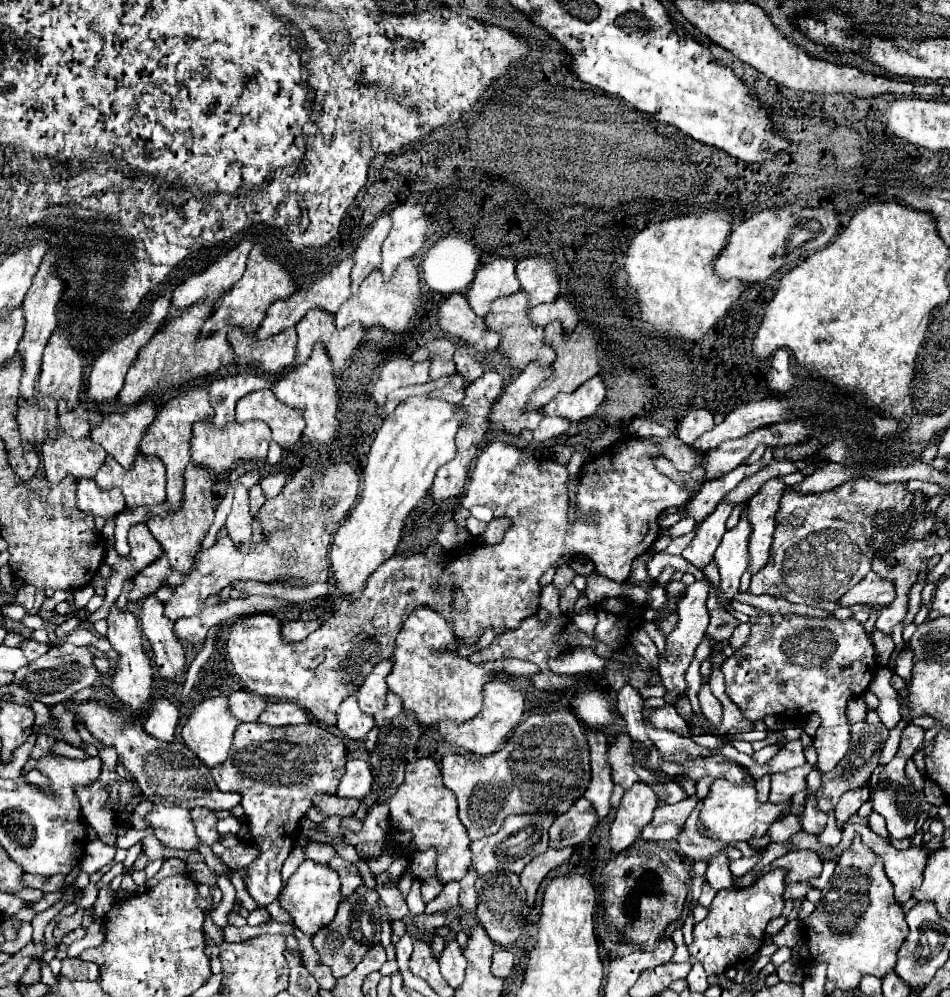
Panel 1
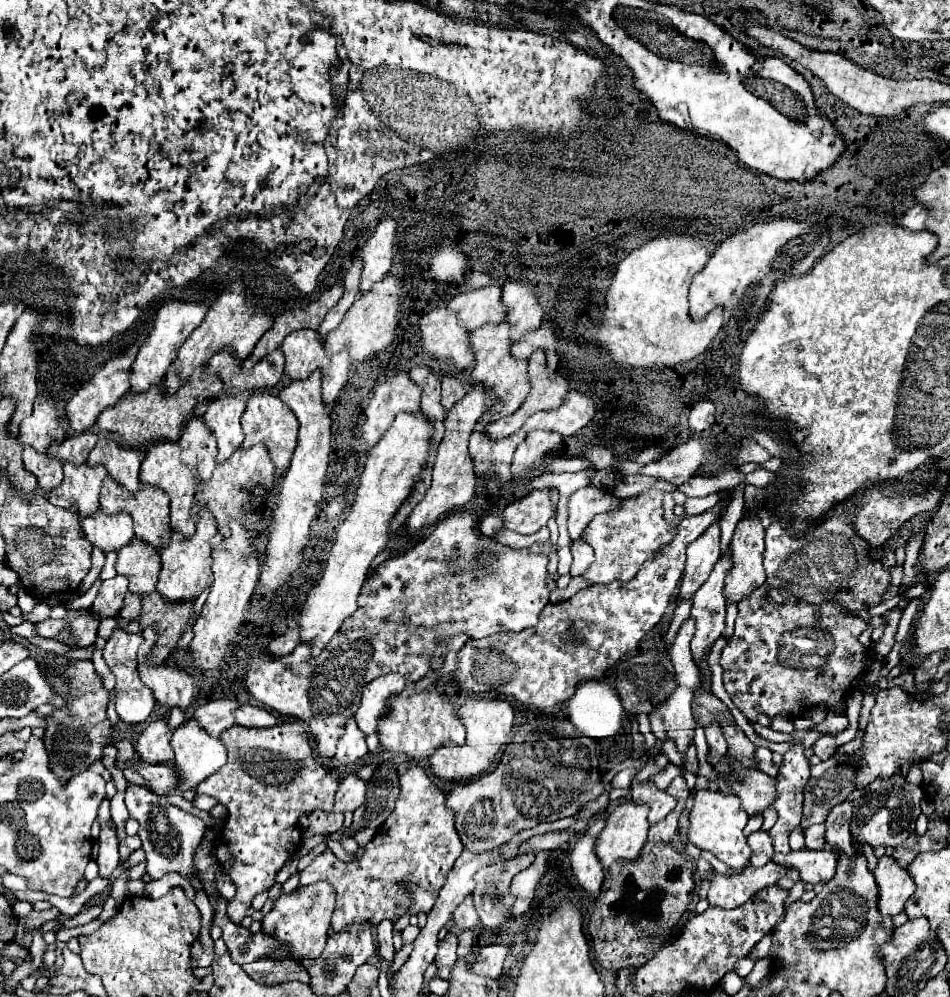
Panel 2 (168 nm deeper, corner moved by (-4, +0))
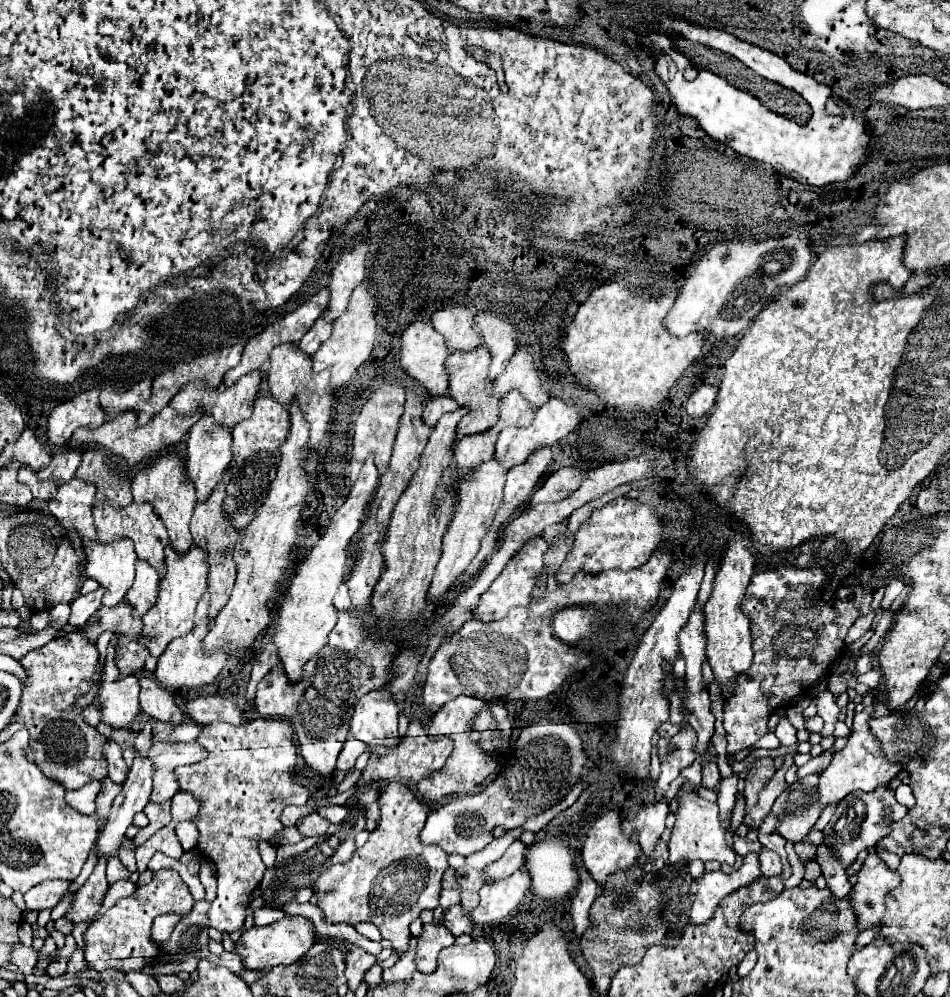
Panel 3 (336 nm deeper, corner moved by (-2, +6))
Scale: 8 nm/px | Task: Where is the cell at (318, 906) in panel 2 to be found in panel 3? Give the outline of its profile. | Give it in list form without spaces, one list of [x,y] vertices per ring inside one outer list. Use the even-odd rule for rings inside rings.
[[[292,916],[286,920],[278,920],[270,926],[254,926],[246,930],[234,952],[242,958],[242,966],[246,970],[268,970],[280,964],[294,964],[300,956],[304,956],[314,944],[314,926],[304,916]]]

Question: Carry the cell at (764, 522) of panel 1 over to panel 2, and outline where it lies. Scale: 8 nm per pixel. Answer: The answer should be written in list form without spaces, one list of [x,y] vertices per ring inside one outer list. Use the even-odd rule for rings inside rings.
[[[742,516],[736,526],[734,538],[730,542],[734,566],[726,578],[726,598],[728,602],[740,602],[752,590],[766,582],[766,572],[762,566],[764,554],[764,524],[760,518]]]

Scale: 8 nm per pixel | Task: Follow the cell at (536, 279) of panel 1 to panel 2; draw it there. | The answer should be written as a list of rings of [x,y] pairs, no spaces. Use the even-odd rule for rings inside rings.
[[[508,280],[504,284],[504,304],[506,320],[512,326],[512,342],[520,340],[524,332],[536,330],[540,326],[544,308],[540,298],[526,298],[526,284],[518,280]]]

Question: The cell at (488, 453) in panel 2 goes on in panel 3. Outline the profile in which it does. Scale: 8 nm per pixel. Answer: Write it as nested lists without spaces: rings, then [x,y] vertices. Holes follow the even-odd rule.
[[[492,458],[486,464],[482,464],[482,468],[474,468],[474,476],[470,476],[470,484],[466,484],[466,488],[458,492],[458,506],[442,538],[442,556],[436,564],[436,572],[428,590],[428,602],[432,604],[440,602],[440,598],[452,586],[456,576],[460,576],[470,564],[470,560],[476,556],[478,544],[486,534],[486,528],[492,524],[498,504],[502,504],[504,482],[506,482],[506,468],[502,468],[502,464],[498,464],[498,460]]]

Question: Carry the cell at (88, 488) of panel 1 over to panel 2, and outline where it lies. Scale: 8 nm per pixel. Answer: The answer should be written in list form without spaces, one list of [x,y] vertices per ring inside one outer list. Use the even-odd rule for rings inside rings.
[[[98,508],[92,516],[80,518],[80,526],[82,526],[86,538],[94,546],[98,546],[102,552],[120,550],[134,538],[132,518],[126,512],[108,516]]]

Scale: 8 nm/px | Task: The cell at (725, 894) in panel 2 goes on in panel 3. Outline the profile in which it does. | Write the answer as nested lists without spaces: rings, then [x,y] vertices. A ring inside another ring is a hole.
[[[748,852],[744,856],[744,862],[738,870],[732,874],[726,874],[722,870],[718,872],[704,872],[700,878],[696,878],[688,890],[692,894],[692,906],[690,906],[690,924],[704,924],[706,920],[712,918],[714,908],[718,902],[728,896],[730,892],[754,882],[760,876],[760,866],[758,866],[758,854]]]

